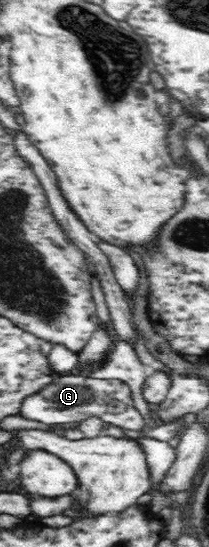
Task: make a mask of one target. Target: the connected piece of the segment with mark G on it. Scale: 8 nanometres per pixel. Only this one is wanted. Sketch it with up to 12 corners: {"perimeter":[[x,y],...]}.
{"perimeter":[[55,374],[18,416],[63,426],[97,417],[141,430],[128,384]]}

